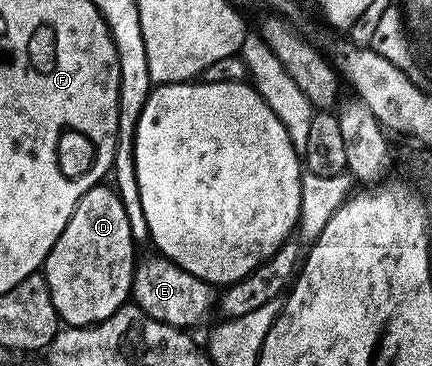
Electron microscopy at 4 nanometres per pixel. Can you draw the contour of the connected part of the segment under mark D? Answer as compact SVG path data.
M101 184L90 188L78 200L62 236L50 248L42 267L46 284L50 288L50 300L54 300L56 315L64 326L93 326L118 312L129 301L132 293L132 277L138 261L138 244L130 228L130 216L111 185Z

